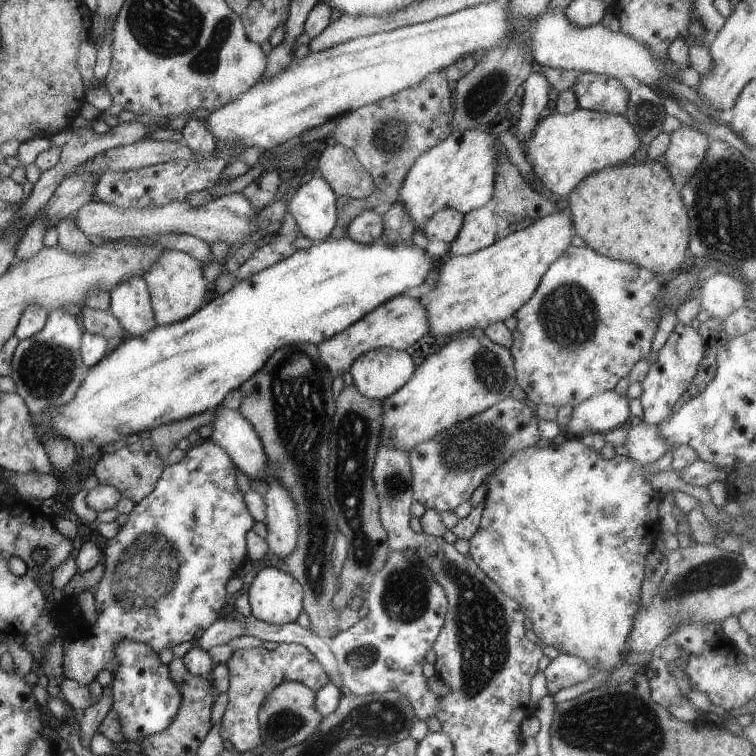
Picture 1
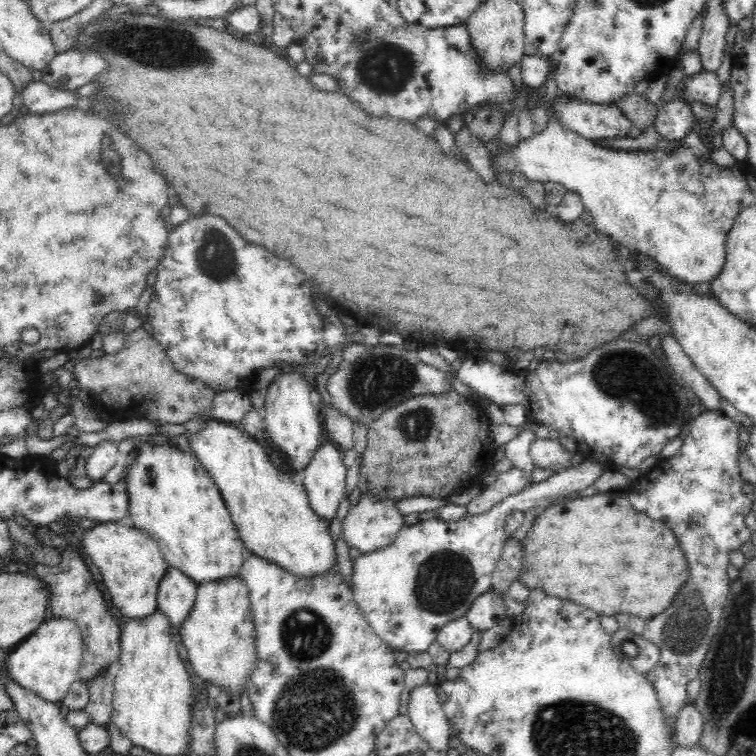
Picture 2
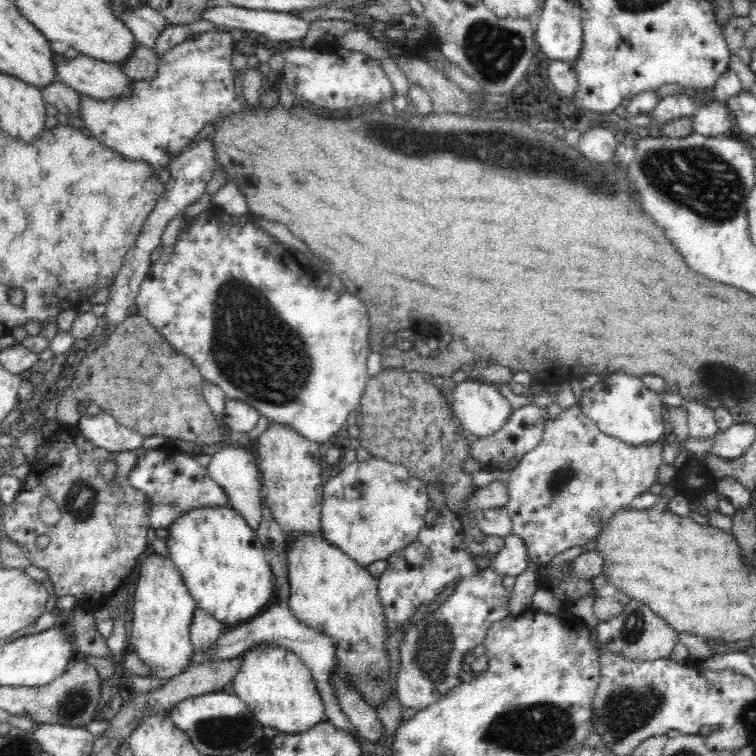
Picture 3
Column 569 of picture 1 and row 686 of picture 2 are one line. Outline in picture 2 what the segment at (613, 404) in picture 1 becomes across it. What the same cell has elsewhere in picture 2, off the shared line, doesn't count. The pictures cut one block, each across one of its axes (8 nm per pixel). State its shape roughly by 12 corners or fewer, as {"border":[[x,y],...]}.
{"border":[[437,687],[410,690],[407,715],[432,754],[451,734]]}

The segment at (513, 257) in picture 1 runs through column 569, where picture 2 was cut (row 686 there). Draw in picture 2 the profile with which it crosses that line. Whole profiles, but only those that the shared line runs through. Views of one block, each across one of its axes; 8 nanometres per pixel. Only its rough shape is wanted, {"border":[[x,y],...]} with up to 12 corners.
{"border":[[246,581],[198,583],[177,630],[189,671],[240,694],[256,660]]}

